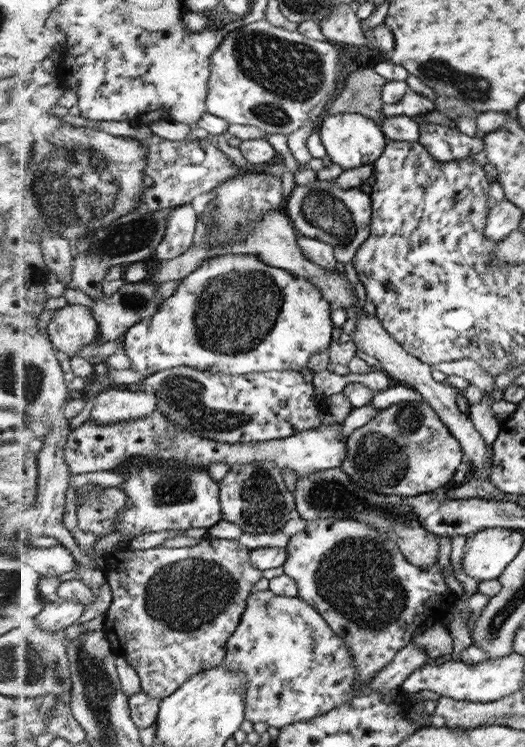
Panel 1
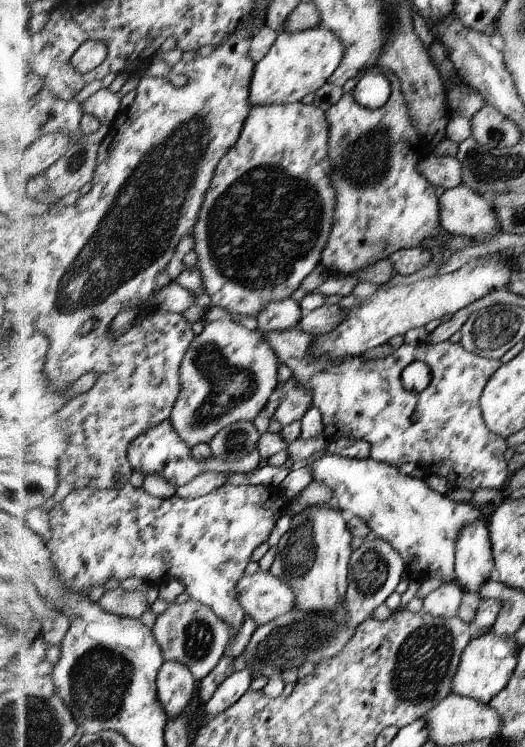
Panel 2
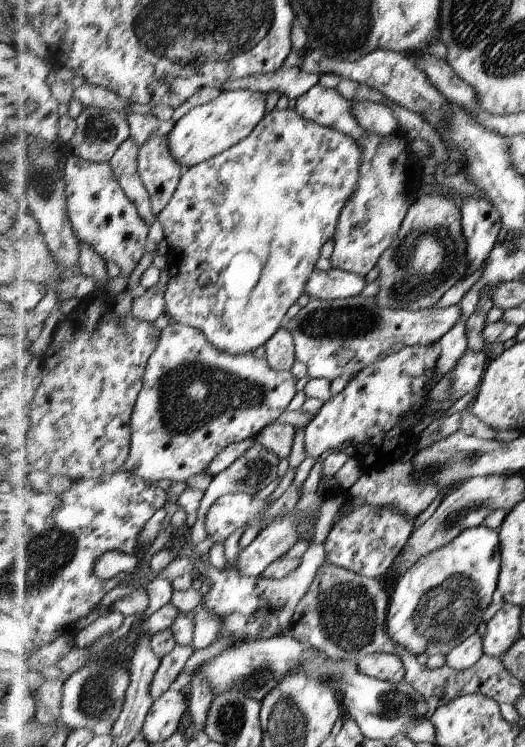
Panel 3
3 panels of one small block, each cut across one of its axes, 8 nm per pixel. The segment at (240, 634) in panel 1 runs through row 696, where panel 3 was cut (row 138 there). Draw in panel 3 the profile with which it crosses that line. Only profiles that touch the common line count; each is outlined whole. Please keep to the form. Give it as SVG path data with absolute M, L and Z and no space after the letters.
M275 108L264 115L263 122L246 140L239 142L212 160L186 171L171 203L158 215L164 228L164 235L170 243L167 268L171 274L171 281L167 290L167 310L172 318L171 321L199 328L206 333L216 348L227 353L245 355L262 348L281 327L280 324L282 324L287 309L297 302L302 290L306 290L306 282L310 274L314 272L314 264L320 254L320 248L334 234L340 211L356 188L362 156L362 146L350 135L309 121L300 116L296 109L279 110Z

